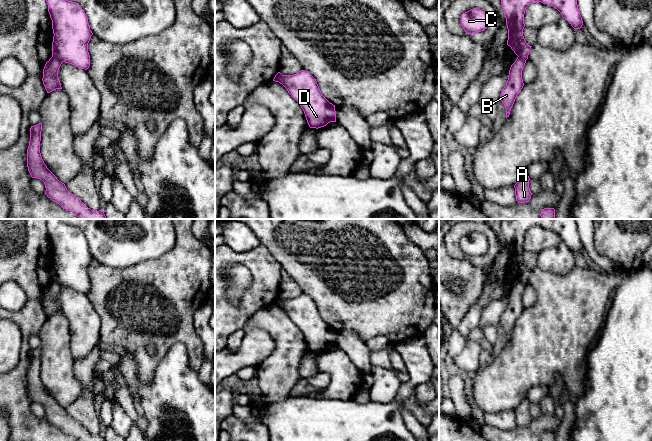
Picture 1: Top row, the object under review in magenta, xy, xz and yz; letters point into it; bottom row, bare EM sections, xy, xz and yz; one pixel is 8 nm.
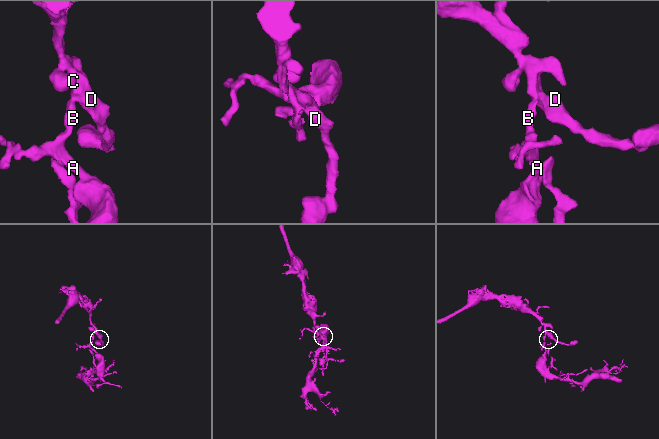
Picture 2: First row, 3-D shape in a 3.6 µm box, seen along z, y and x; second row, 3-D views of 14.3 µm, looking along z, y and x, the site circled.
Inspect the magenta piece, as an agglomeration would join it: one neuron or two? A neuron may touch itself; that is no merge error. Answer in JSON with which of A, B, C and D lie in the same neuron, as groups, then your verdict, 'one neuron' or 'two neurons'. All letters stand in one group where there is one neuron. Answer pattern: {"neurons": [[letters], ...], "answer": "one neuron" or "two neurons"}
{"neurons": [["A", "B"], ["C", "D"]], "answer": "two neurons"}

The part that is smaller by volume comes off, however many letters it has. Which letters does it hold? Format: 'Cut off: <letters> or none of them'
Cut off: A, B

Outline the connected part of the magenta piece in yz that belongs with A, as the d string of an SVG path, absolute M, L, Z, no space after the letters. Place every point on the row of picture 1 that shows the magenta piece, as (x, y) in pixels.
M523 175L520 180L514 185L516 201L518 203L525 203L531 199L531 191L529 188L529 176Z

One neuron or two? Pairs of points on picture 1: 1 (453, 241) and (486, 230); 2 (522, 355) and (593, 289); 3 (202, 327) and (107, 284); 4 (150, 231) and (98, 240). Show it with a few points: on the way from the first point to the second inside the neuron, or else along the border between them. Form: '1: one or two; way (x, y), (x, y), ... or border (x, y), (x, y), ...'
1: one; way (460, 233), (464, 229), (478, 229)
2: one; way (540, 342), (575, 307)
3: two; border (204, 303), (194, 314), (194, 330), (203, 345)
4: one; way (139, 242), (111, 240)

